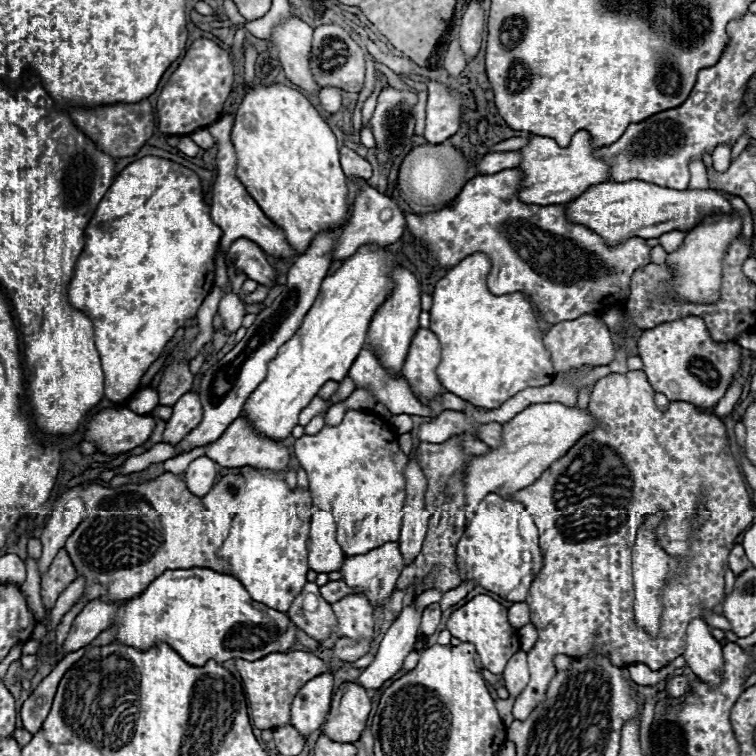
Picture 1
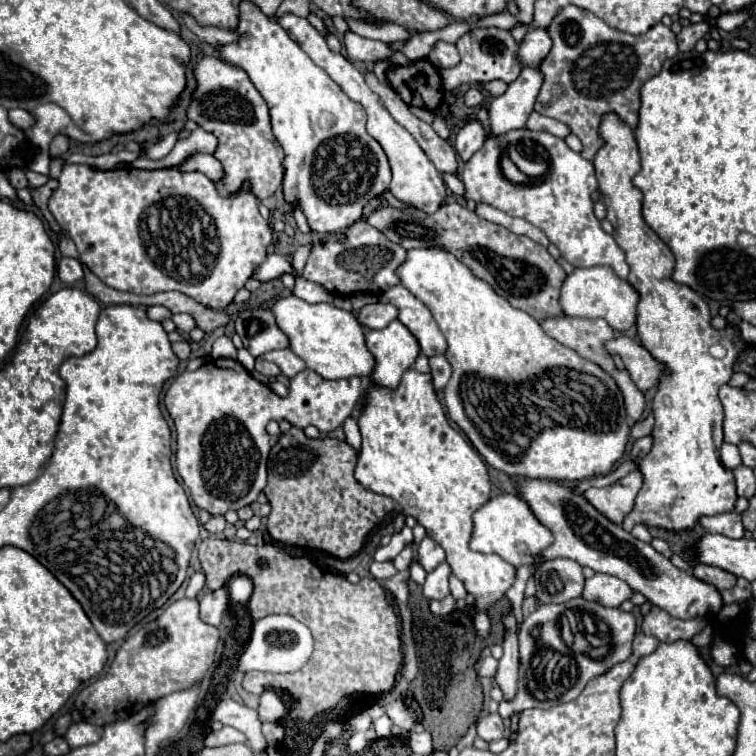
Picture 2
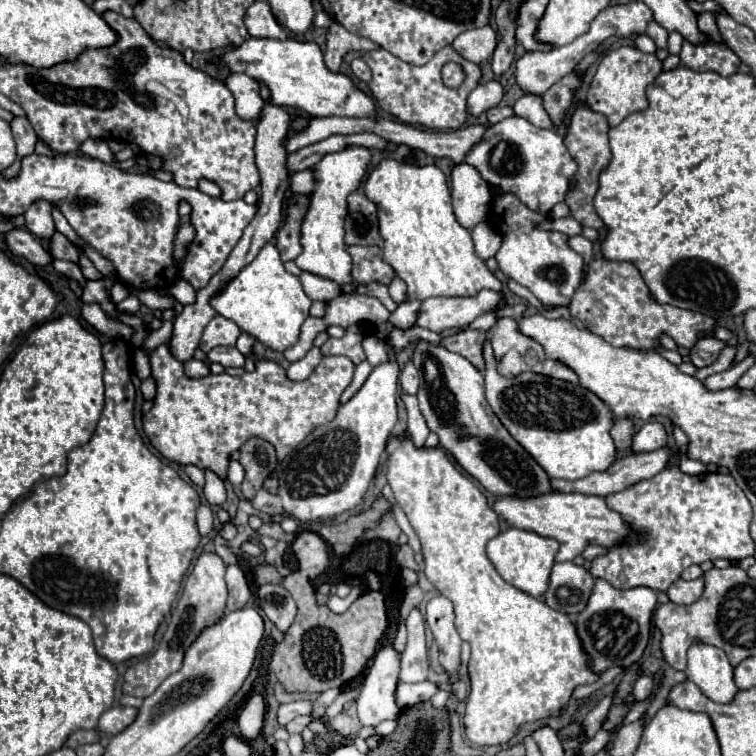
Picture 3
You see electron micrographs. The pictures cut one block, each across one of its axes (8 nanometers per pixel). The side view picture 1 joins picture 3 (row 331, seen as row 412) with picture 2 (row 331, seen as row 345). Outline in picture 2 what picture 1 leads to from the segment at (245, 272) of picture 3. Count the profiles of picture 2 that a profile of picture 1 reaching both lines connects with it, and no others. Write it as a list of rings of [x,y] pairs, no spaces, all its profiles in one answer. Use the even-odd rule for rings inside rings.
[[[296,296],[280,298],[272,312],[280,322],[280,328],[290,338],[290,348],[306,362],[306,366],[318,372],[326,380],[340,380],[352,376],[370,376],[374,372],[374,356],[366,348],[364,328],[358,324],[352,312],[336,308],[332,304],[308,304]]]

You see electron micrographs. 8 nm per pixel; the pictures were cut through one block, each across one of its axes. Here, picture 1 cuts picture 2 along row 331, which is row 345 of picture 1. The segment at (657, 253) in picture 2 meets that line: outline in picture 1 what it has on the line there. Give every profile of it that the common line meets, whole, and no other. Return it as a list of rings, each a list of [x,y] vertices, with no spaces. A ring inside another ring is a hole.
[[[698,316],[644,330],[638,340],[638,356],[642,358],[648,382],[656,392],[664,394],[668,400],[686,400],[704,410],[718,404],[740,368],[740,346],[734,342],[712,342],[704,320]]]

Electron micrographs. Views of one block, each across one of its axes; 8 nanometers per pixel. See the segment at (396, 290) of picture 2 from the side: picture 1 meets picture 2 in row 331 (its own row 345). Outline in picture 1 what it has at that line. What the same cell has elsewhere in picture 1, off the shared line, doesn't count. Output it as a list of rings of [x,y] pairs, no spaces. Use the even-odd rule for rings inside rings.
[[[418,328],[402,366],[402,376],[418,396],[432,398],[444,392],[442,384],[436,378],[438,362],[440,362],[440,342],[436,334],[428,328]]]

